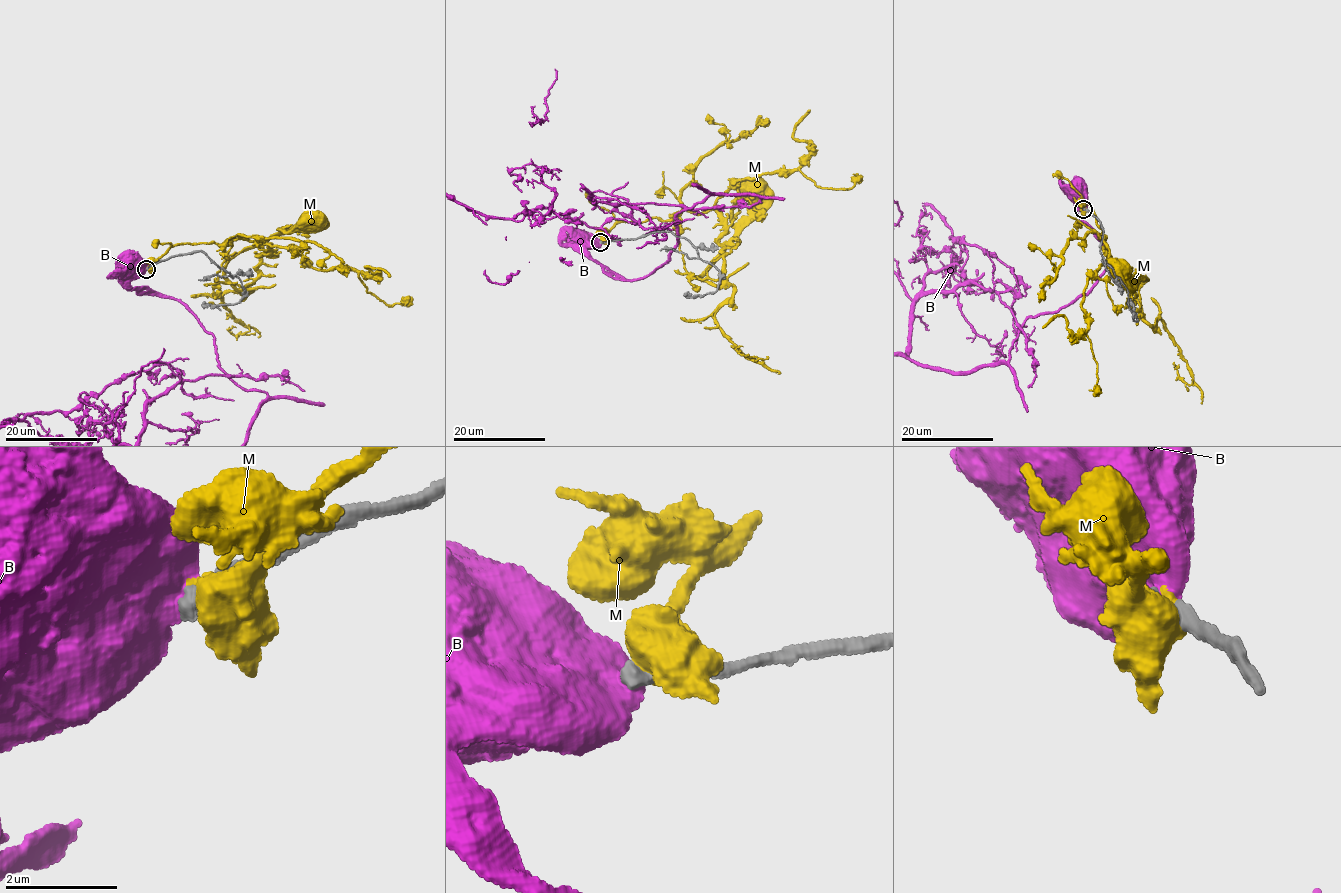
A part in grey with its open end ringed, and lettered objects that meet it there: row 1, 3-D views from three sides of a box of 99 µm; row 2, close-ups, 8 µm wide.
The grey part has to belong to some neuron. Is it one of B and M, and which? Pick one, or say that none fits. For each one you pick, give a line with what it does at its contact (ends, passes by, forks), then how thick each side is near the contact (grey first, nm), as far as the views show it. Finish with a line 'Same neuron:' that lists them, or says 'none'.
Same neuron: none

